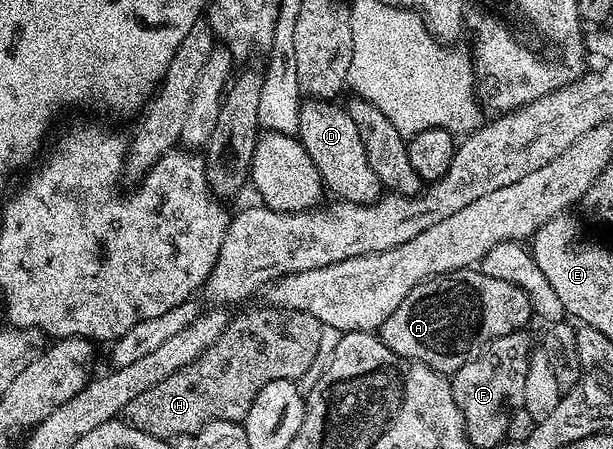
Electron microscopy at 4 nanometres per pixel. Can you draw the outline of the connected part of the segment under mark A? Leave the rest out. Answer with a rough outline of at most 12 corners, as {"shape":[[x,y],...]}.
{"shape":[[478,269],[419,282],[378,337],[454,375],[533,318],[527,293]]}

